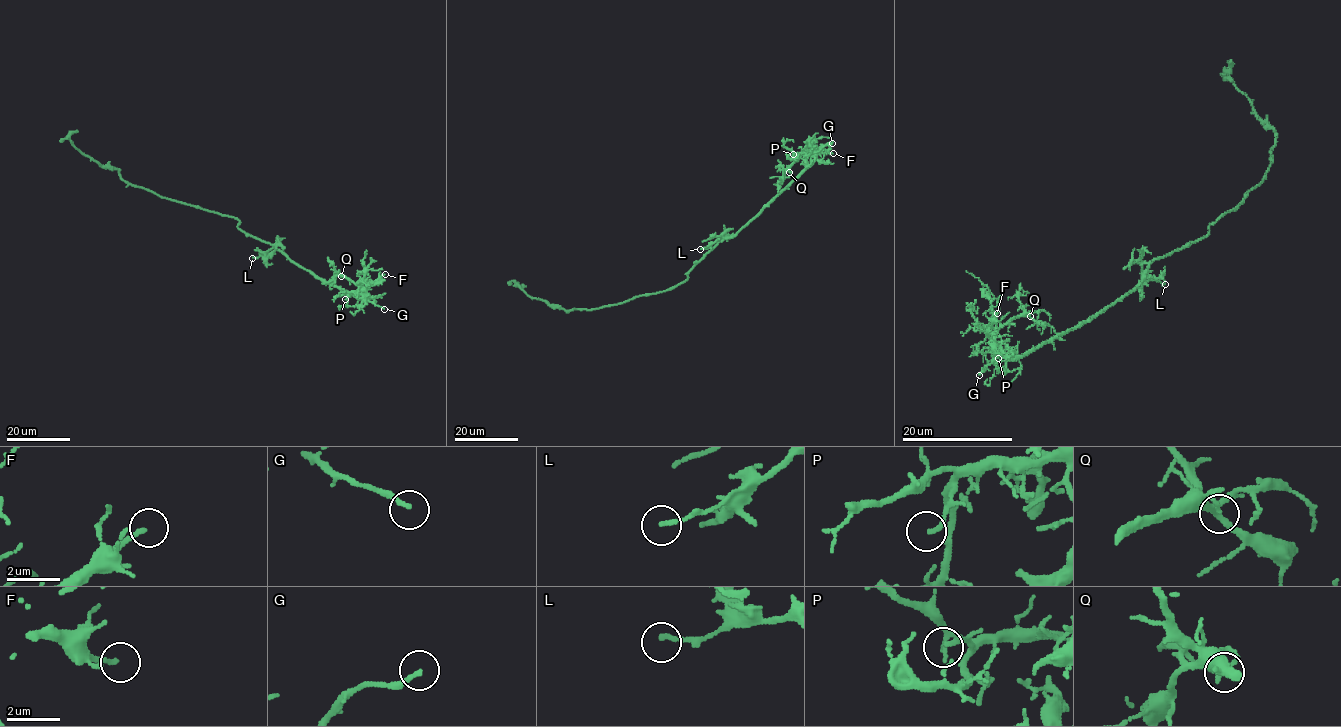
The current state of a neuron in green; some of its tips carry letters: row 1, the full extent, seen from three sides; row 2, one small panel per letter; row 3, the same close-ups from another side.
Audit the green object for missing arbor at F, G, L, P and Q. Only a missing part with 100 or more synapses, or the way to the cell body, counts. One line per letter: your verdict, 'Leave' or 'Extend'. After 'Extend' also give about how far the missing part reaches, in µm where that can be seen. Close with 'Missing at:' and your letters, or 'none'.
F: Leave
G: Extend. Missing length about 50 µm
L: Leave
P: Leave
Q: Leave
Missing at: G

